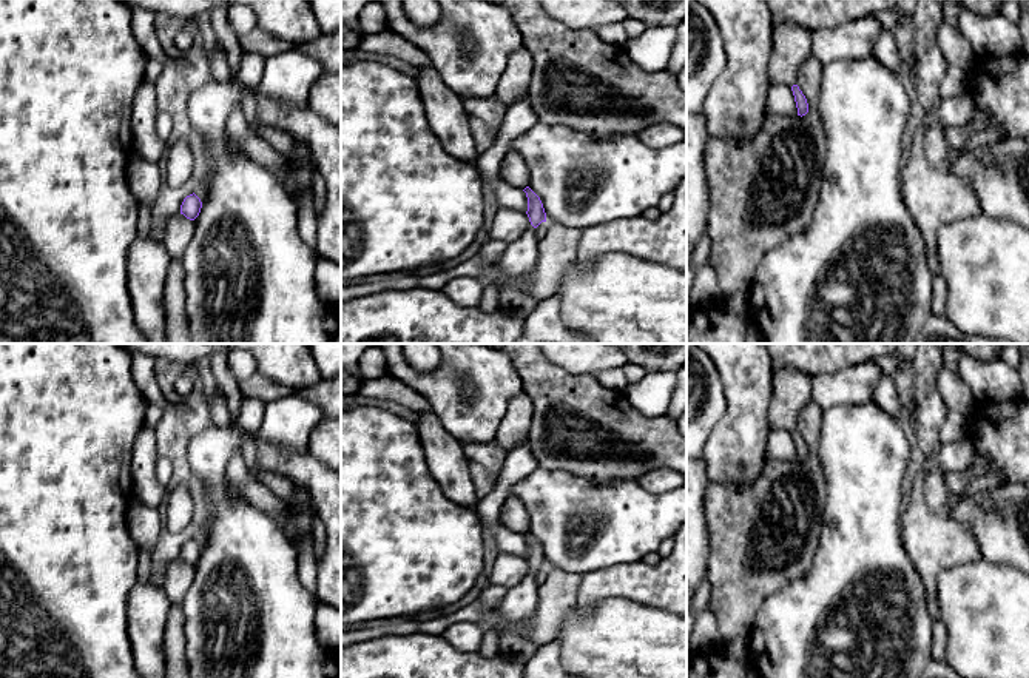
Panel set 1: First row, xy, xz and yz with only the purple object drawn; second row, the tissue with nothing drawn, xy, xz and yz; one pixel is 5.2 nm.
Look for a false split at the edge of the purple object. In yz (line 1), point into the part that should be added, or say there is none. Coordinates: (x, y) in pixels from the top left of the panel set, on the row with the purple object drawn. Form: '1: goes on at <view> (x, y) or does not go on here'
1: does not go on here

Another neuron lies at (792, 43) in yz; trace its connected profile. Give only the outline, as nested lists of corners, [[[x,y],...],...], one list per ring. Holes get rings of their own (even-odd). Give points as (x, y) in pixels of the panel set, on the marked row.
[[[784,22],[773,31],[770,85],[796,85],[798,71],[808,57],[811,57],[811,32],[795,22]]]

